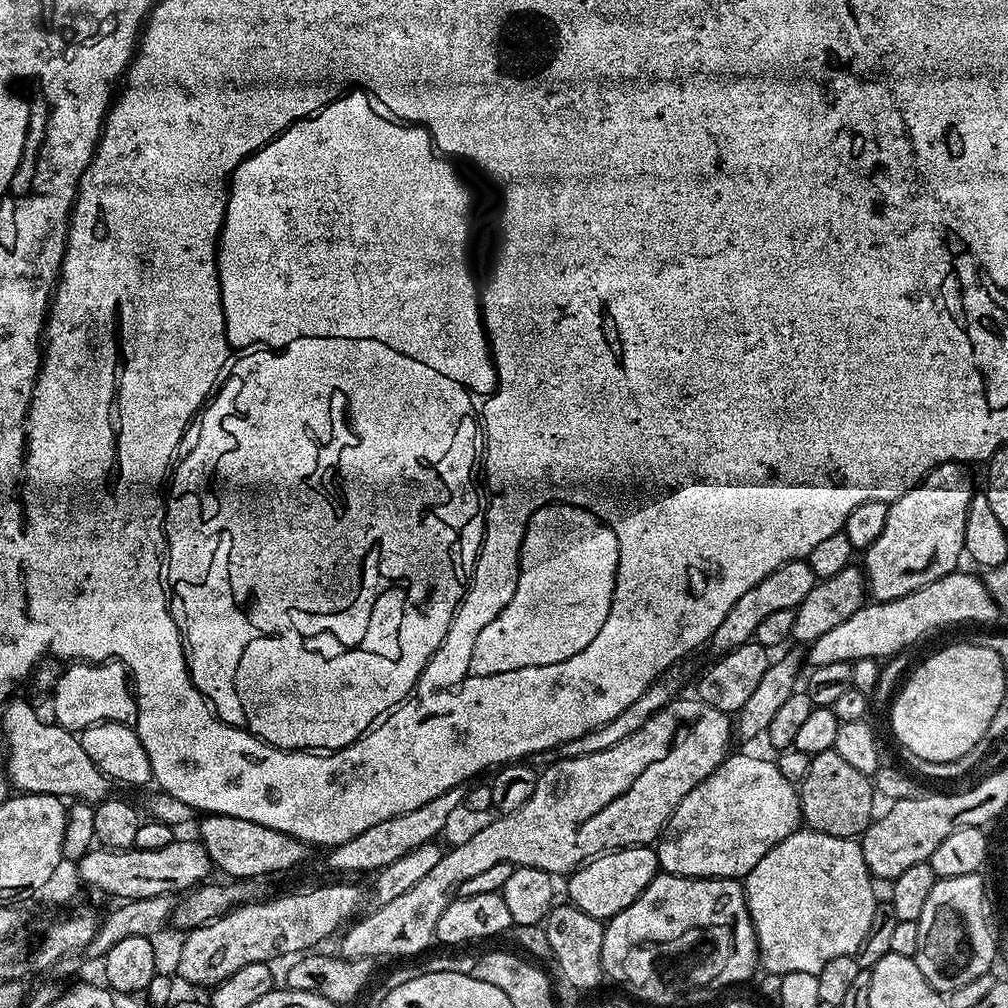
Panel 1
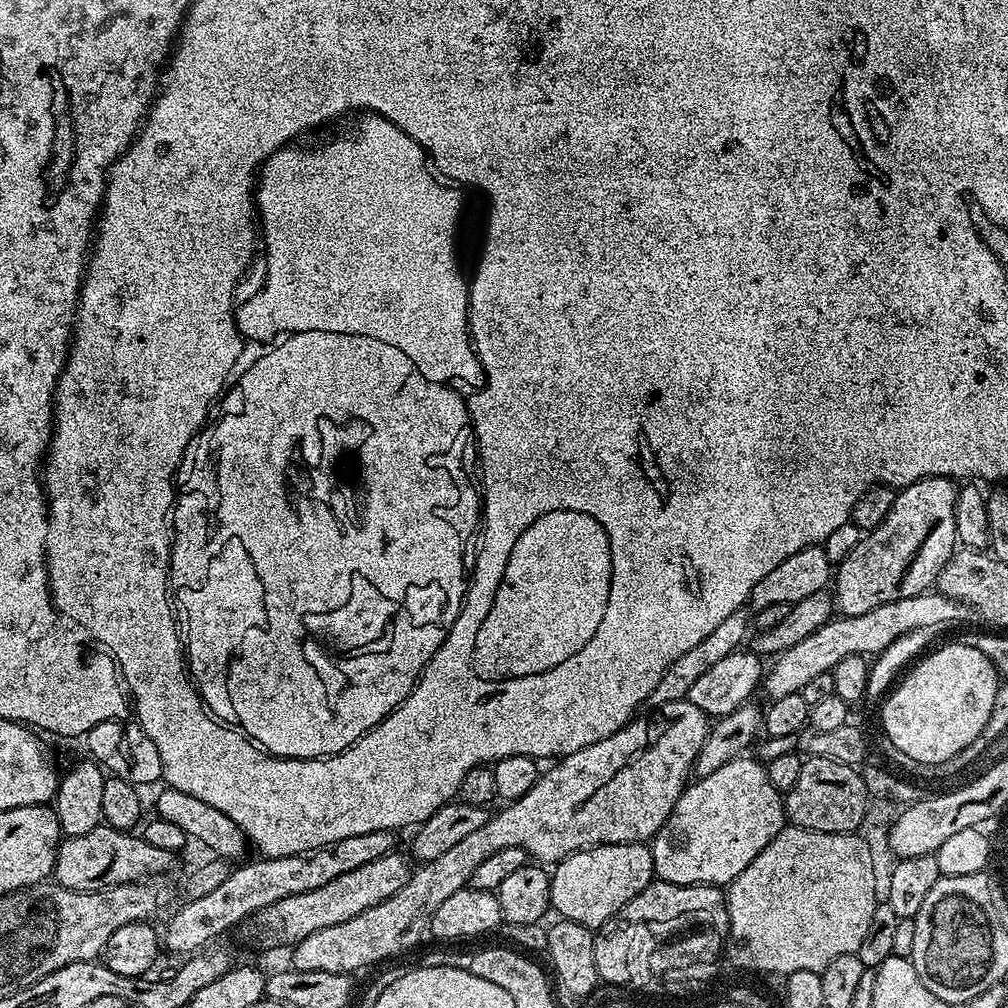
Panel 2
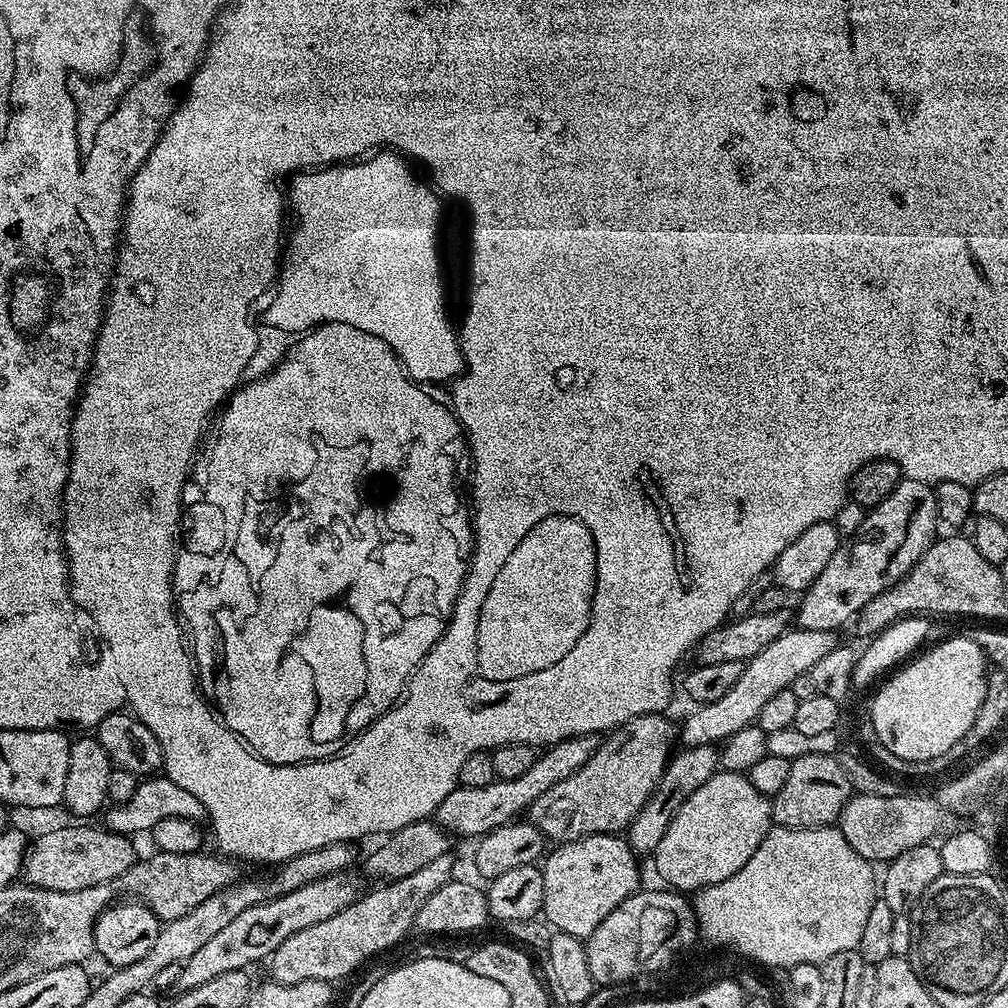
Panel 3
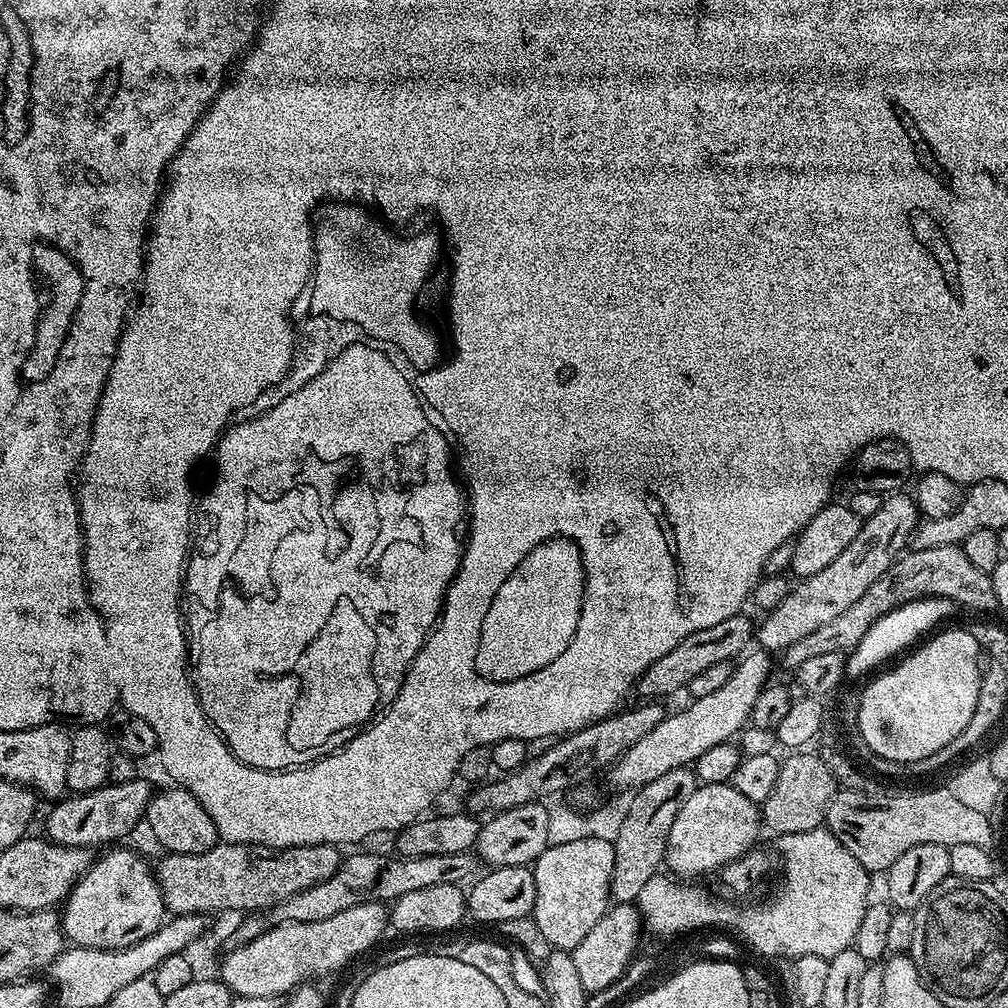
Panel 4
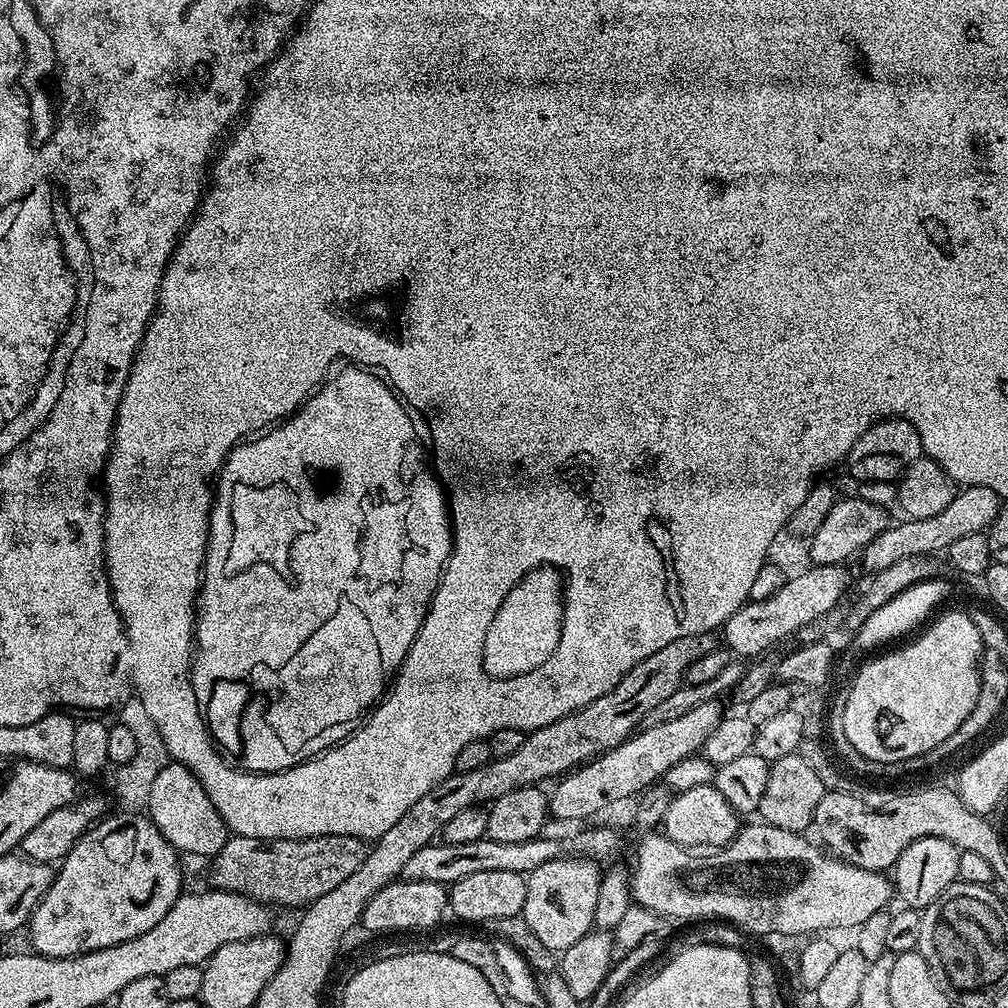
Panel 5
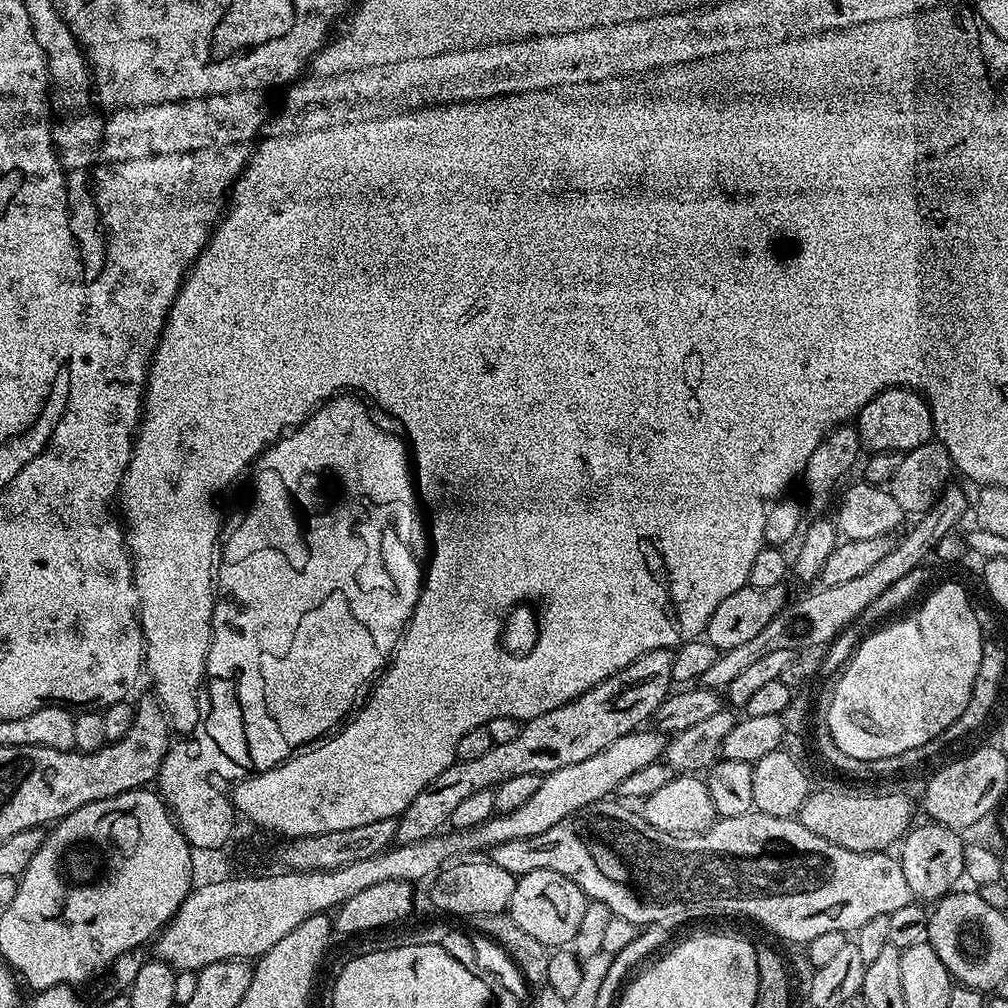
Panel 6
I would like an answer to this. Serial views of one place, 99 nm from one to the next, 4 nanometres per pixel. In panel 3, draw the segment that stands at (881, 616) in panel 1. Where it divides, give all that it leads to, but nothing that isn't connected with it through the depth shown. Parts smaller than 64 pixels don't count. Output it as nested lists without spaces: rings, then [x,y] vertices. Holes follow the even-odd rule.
[[[797,627],[782,633],[770,646],[766,646],[766,650],[762,650],[762,654],[744,664],[738,682],[734,682],[734,686],[730,686],[730,690],[722,698],[718,698],[718,702],[701,704],[692,710],[696,712],[685,718],[684,725],[679,725],[679,739],[684,740],[683,743],[690,748],[703,744],[719,745],[738,730],[755,725],[762,706],[766,706],[766,701],[774,698],[778,690],[790,688],[799,675],[808,674],[814,662],[819,662],[825,654],[830,654],[830,650],[834,650],[837,643],[836,632]]]

